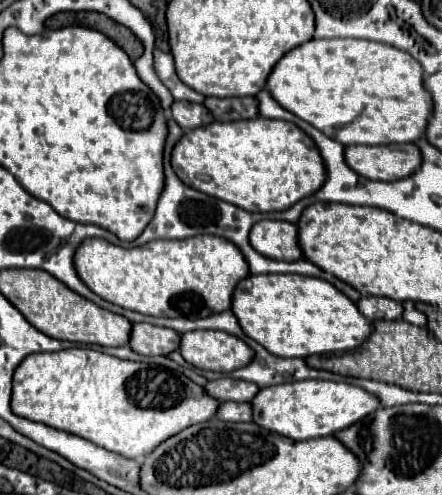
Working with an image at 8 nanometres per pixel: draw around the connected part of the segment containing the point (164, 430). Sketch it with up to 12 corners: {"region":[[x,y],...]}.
{"region":[[73,347],[27,355],[17,417],[127,459],[213,419],[181,373]]}

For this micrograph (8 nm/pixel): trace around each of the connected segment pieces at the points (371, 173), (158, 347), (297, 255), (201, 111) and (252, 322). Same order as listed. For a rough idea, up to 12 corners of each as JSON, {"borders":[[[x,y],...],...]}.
{"borders":[[[417,145],[345,147],[345,161],[373,181],[421,165]],[[135,323],[129,347],[139,355],[167,355],[179,333]],[[263,219],[251,247],[277,261],[303,259],[297,225]],[[175,101],[171,113],[183,131],[209,125],[203,105]],[[247,275],[231,311],[275,357],[351,351],[369,321],[331,283]]]}

